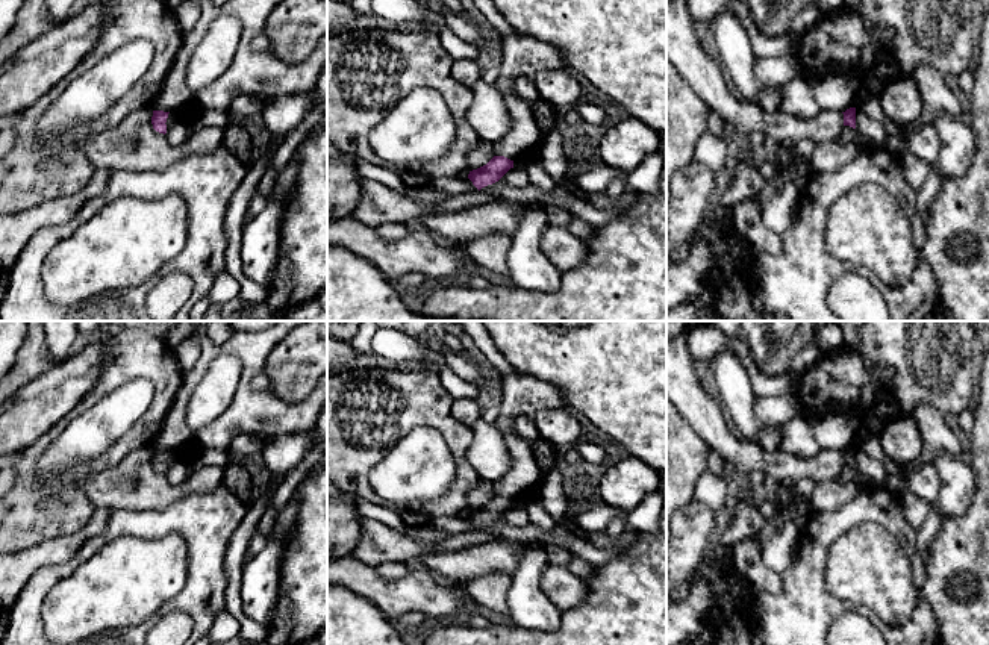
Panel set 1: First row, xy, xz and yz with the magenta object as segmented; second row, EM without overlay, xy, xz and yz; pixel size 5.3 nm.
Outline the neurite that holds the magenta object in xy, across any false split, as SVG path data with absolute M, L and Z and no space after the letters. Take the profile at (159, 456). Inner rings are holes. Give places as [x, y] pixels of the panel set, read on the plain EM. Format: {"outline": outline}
{"outline": "M153 450L151 463L153 468L159 472L167 472L167 469L177 460L183 459L186 453L176 453L176 451L164 451L164 450Z"}

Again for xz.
{"outline": "M503 374L501 382L503 392L497 425L504 436L510 465L509 471L492 483L495 495L468 513L479 530L498 521L513 507L515 500L533 495L544 475L533 457L532 444L512 432L513 419L518 415L533 415L544 409L563 409L566 406L565 392L550 382L527 374Z"}

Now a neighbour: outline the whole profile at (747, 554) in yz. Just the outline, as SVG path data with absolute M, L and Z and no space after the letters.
M745 539L733 547L736 569L759 589L778 594L783 587L782 575L771 571L762 559L757 544Z

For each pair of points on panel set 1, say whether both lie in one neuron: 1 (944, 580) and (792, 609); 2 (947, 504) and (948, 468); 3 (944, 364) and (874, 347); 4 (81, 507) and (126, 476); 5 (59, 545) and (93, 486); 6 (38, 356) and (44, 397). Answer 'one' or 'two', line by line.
1: two
2: one
3: one
4: two
5: two
6: two

